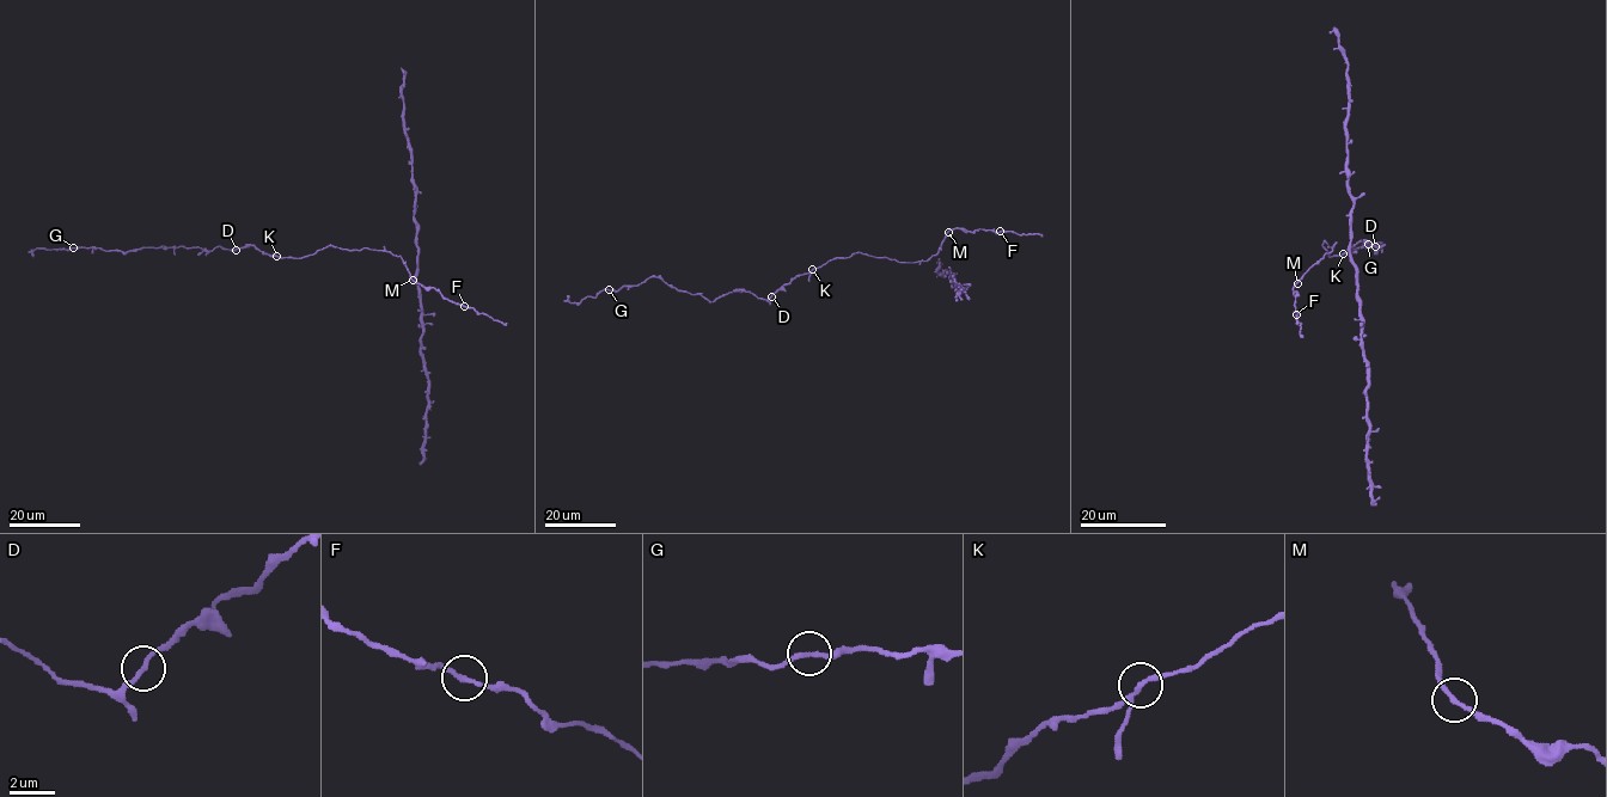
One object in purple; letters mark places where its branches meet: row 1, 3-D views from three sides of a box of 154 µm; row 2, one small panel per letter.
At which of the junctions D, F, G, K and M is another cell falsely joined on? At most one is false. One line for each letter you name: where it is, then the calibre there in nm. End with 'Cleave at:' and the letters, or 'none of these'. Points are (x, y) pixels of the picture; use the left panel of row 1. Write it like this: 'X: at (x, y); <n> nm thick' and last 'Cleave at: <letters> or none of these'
Cleave at: none of these

